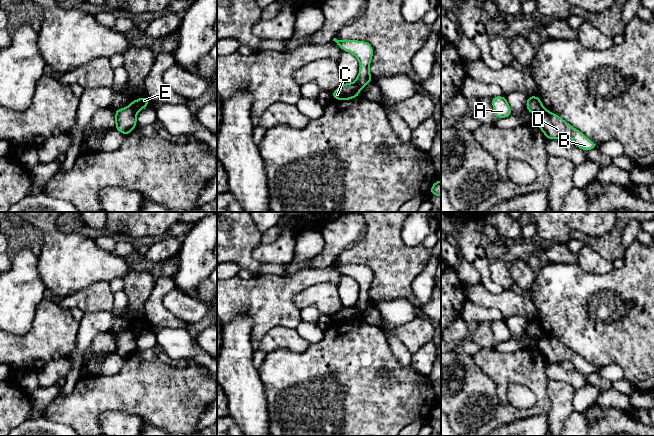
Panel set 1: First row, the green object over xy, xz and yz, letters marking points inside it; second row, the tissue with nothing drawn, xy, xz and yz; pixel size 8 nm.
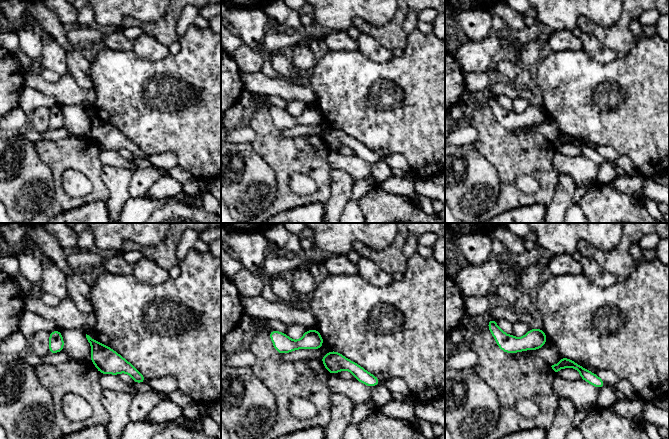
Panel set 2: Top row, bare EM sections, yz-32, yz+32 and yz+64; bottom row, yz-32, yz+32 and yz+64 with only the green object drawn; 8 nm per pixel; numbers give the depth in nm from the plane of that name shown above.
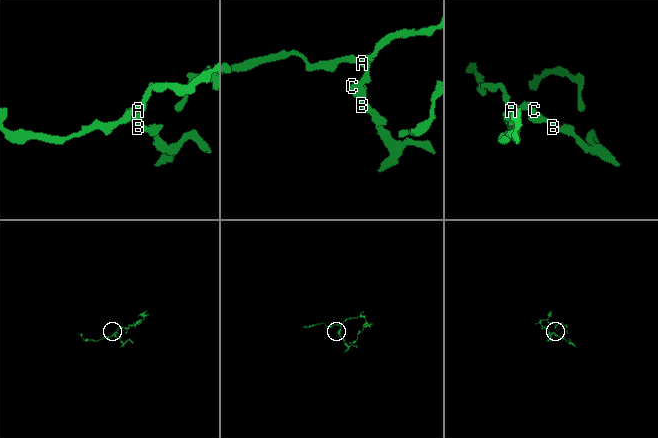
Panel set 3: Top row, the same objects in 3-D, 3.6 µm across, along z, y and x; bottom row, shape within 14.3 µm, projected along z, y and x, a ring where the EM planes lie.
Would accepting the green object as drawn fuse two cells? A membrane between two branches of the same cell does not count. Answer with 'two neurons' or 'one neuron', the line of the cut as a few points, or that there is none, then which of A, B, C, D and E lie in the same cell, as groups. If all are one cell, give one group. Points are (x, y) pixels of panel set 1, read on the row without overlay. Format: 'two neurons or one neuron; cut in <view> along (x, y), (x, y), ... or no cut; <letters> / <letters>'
two neurons; cut in yz along (543, 331), (536, 339); A E / B C D

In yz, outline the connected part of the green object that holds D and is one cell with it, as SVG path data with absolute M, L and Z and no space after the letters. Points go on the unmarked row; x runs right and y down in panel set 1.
M545 332L536 339L536 347L542 356L545 358L546 363L558 363L567 360L570 361L575 369L584 375L596 373L597 369L595 366L589 364L582 356L575 353L564 345L561 341L556 338L549 336Z

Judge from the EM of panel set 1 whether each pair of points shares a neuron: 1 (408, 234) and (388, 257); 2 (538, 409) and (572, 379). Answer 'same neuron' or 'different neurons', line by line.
1: different neurons
2: different neurons

